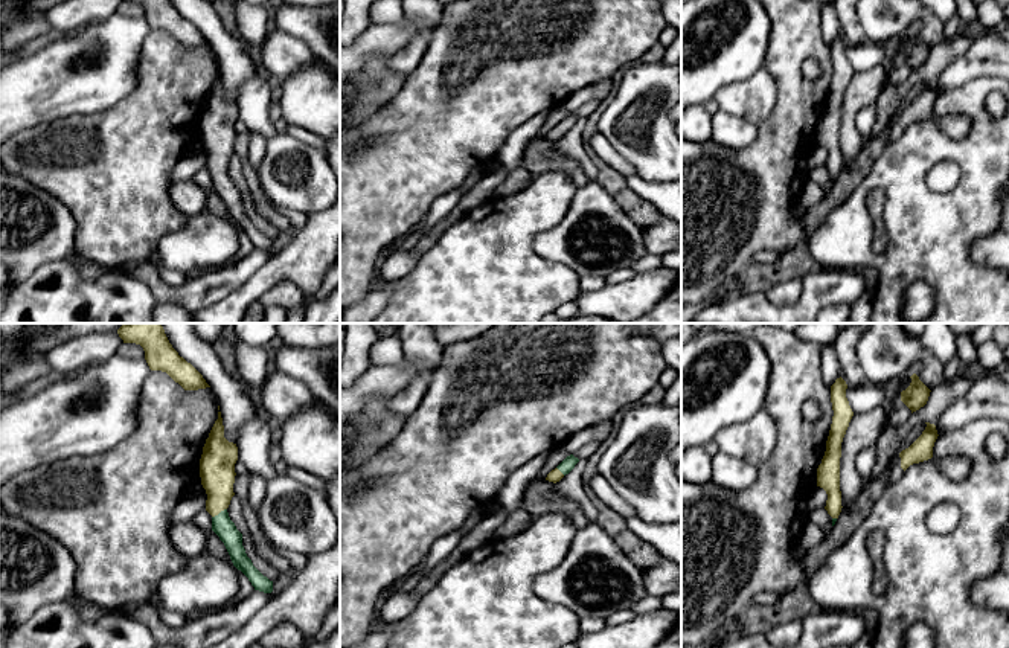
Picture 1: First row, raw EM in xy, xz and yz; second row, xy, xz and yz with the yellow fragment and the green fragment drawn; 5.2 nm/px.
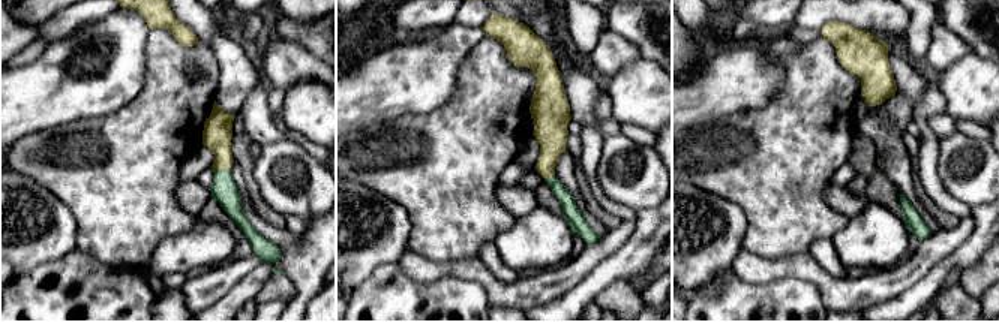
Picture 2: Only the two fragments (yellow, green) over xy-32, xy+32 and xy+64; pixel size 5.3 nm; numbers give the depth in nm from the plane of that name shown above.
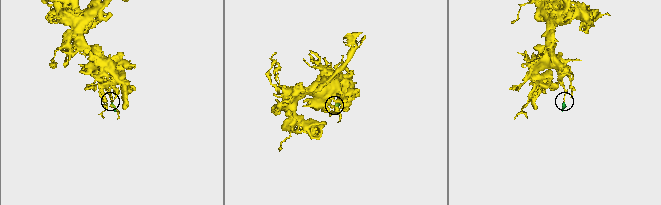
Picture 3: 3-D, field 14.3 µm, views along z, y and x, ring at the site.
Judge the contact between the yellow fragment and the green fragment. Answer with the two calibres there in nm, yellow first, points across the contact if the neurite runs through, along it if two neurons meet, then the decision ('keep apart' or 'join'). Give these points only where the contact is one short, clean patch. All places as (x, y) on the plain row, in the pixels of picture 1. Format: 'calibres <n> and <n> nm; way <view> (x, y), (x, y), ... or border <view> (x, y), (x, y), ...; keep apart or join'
calibres 190 and 110 nm; way xy (217, 124), (218, 171), (223, 185); join

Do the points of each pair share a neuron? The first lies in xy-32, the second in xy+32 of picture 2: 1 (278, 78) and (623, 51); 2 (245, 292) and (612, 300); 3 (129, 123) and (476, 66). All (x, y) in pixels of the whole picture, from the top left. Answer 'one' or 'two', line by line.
1: one
2: two
3: one

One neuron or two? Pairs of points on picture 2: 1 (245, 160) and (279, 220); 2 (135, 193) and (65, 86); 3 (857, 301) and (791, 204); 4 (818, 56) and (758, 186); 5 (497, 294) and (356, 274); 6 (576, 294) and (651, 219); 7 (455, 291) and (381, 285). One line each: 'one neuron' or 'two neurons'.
1: one neuron
2: two neurons
3: two neurons
4: one neuron
5: two neurons
6: one neuron
7: one neuron

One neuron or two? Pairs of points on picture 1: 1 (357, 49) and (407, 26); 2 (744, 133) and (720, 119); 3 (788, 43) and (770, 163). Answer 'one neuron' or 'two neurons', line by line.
1: one neuron
2: one neuron
3: one neuron

